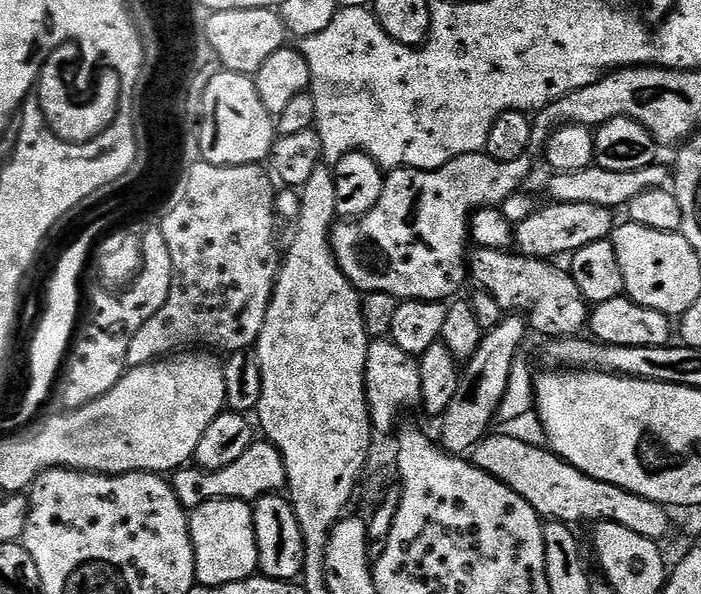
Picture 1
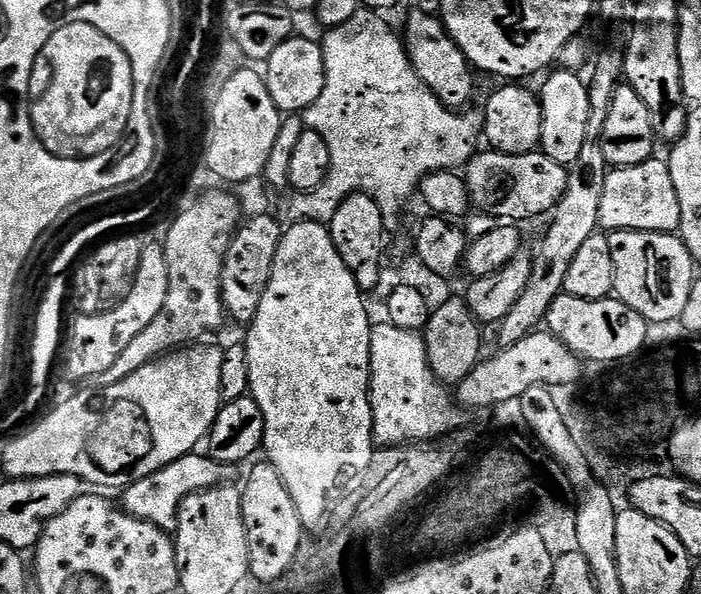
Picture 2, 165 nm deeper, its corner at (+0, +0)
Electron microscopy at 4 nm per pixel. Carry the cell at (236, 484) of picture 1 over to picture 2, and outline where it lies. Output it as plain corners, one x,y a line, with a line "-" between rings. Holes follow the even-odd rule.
199,451
191,452
188,456
170,462
170,466
162,466
162,470
129,484
122,492
122,507
134,518
150,522
162,531
172,534
175,533
180,517
181,502
195,492
205,492
208,488
217,488
220,484
229,483
233,479
232,472
234,468
231,464
218,462

